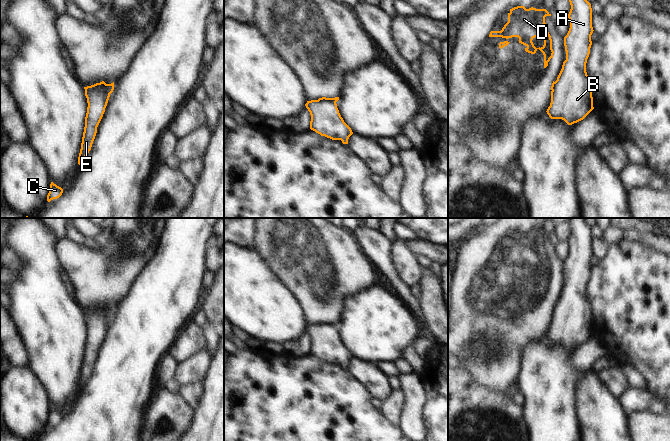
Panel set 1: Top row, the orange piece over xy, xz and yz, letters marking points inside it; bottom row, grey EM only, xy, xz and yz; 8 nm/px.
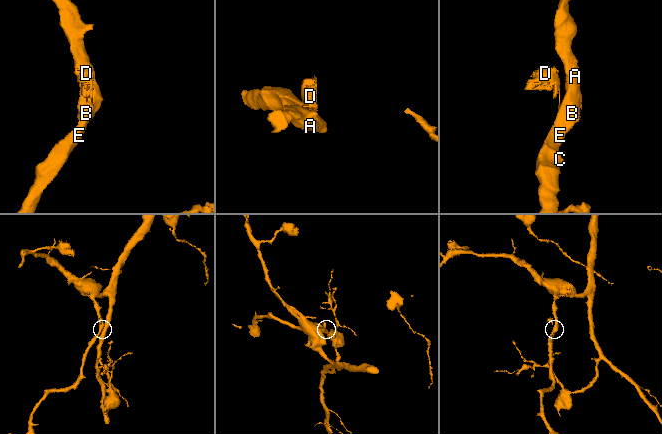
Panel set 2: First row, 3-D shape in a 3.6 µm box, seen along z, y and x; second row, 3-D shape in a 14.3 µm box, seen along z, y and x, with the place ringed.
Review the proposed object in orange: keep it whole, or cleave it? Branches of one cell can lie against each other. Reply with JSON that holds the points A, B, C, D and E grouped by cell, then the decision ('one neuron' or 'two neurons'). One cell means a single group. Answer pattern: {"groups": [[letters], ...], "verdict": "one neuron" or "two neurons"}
{"groups": [["A", "B", "C", "E"], ["D"]], "verdict": "two neurons"}

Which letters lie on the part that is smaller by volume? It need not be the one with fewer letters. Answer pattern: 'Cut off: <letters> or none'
Cut off: D

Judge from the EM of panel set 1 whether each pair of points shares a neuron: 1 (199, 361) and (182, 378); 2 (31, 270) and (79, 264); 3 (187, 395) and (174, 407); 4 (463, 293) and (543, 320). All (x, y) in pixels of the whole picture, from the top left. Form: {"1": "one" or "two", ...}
{"1": "one", "2": "two", "3": "two", "4": "one"}

